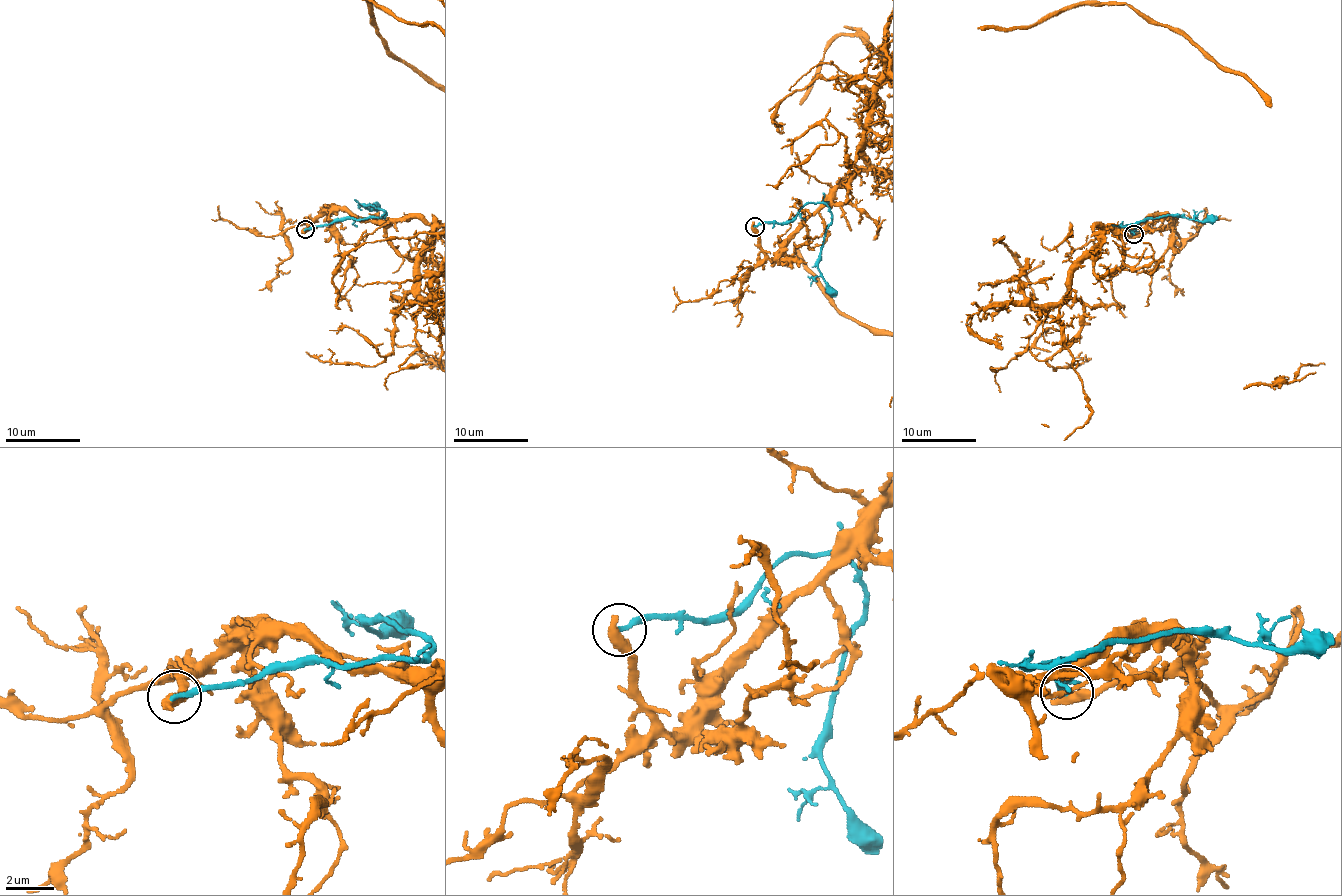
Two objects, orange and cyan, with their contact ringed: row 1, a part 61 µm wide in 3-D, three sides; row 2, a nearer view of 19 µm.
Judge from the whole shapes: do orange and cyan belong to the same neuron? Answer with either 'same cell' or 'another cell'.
another cell

